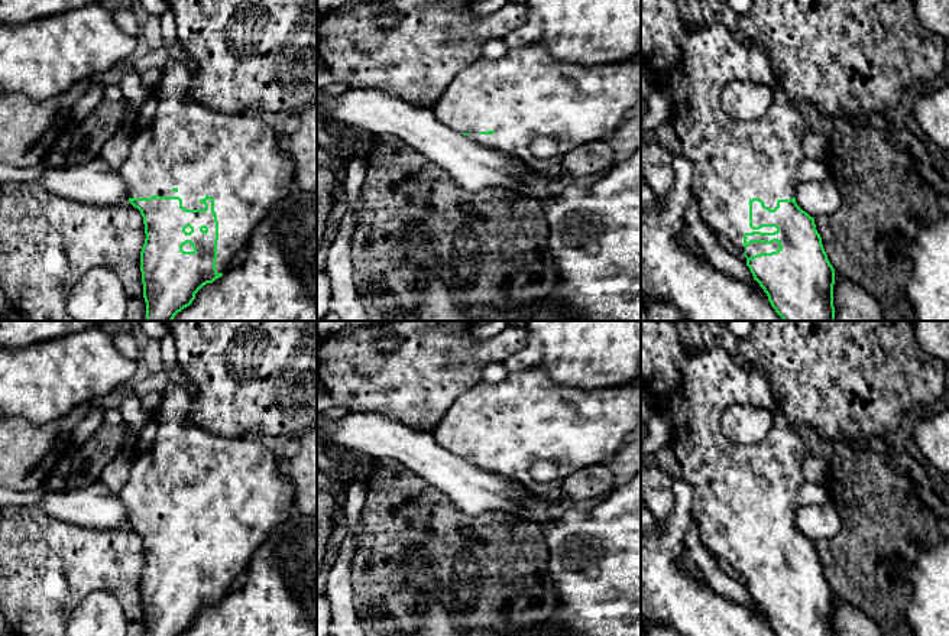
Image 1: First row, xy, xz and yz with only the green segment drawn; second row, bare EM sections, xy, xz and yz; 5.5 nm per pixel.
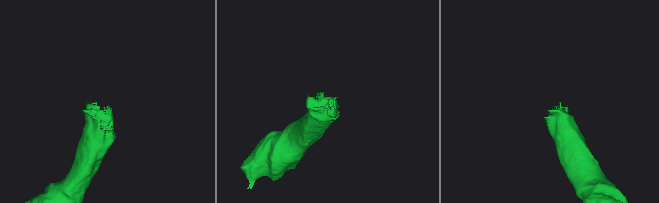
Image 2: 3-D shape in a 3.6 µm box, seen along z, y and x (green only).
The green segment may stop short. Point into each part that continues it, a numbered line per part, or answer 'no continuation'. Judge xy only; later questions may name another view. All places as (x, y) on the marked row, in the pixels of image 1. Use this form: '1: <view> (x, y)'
1: xy (236, 159)

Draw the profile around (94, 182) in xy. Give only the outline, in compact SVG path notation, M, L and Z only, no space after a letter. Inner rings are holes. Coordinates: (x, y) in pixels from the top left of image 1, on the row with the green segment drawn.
M100 156L80 165L52 168L41 162L38 185L64 198L93 205L129 202L127 186L119 172Z

